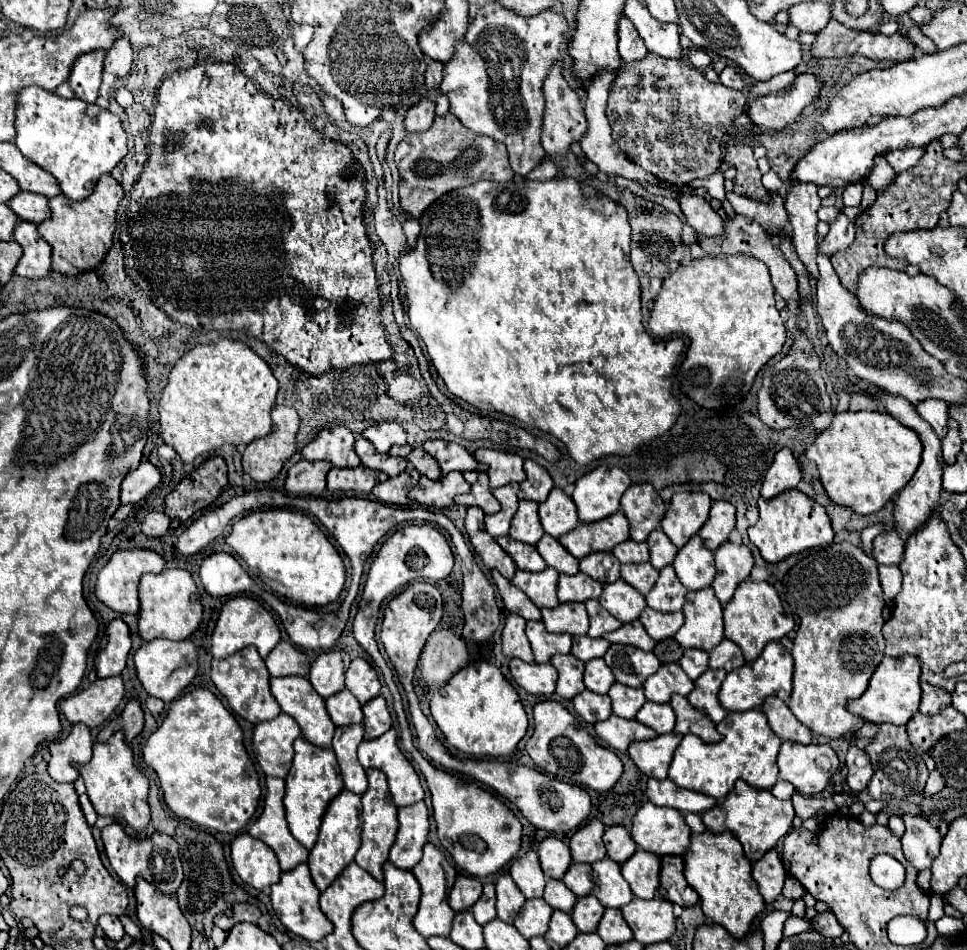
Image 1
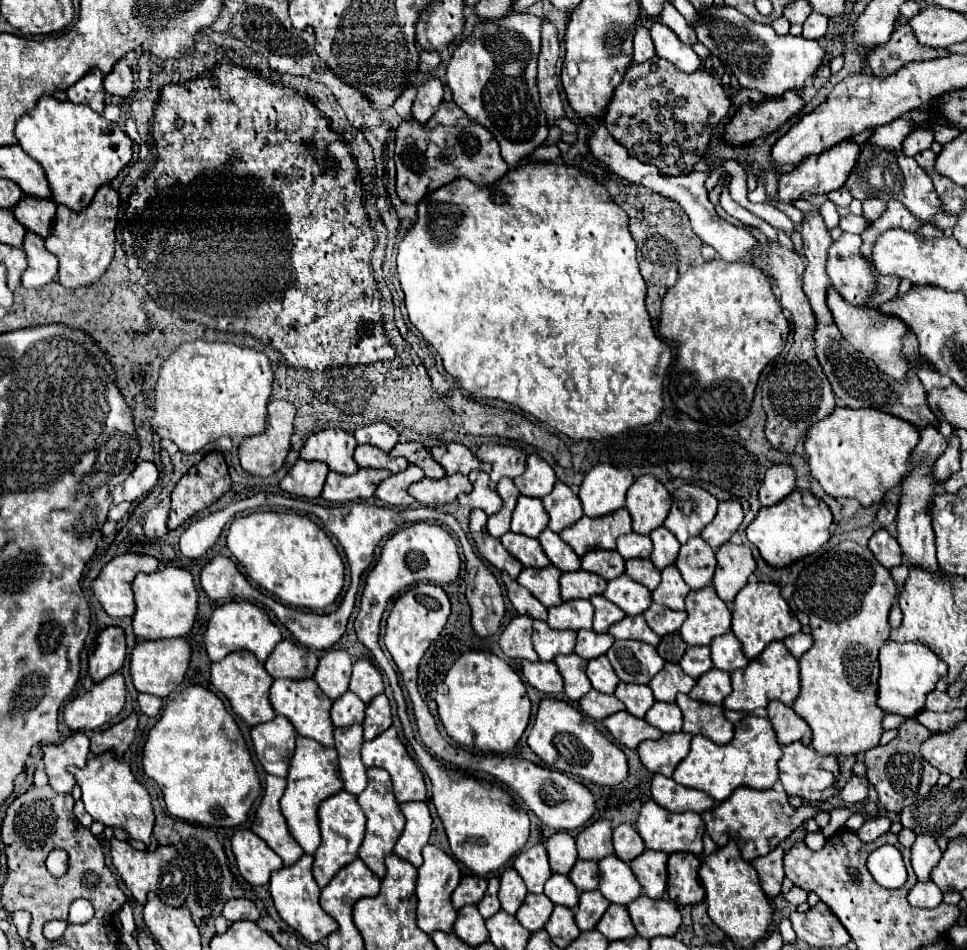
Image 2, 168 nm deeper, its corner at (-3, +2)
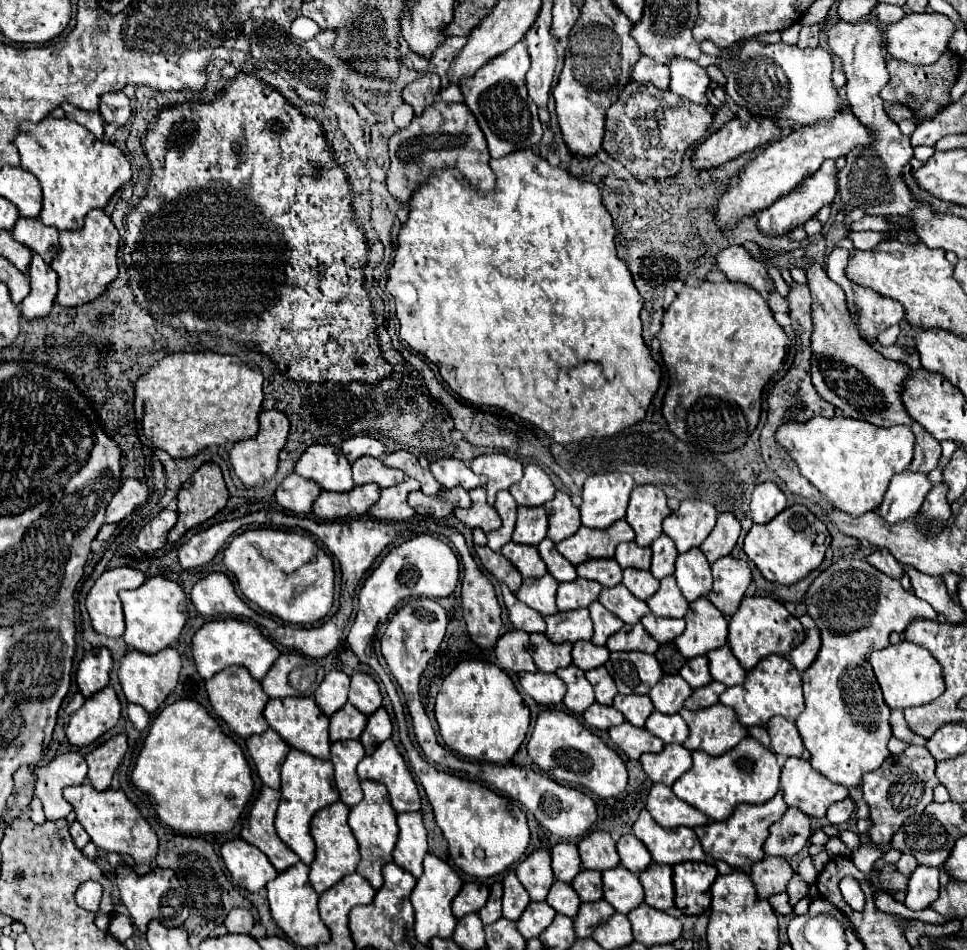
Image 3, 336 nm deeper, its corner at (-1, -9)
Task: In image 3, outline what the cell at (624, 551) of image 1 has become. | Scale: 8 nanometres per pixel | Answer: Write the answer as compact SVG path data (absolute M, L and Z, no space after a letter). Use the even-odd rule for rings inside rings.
M621 542L615 552L615 560L621 568L639 568L649 570L651 566L651 548L641 548L635 542Z

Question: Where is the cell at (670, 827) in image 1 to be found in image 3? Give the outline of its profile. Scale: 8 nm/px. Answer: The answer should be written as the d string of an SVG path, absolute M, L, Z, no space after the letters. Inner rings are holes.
M641 810L637 822L633 824L633 834L647 846L647 850L653 856L653 862L659 864L681 864L681 862L703 862L705 860L705 852L701 850L701 842L697 842L697 836L691 828L661 828L647 810Z

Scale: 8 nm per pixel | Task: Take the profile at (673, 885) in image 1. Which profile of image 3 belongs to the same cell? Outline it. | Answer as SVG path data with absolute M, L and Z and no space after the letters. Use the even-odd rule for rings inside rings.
M683 862L681 866L673 866L677 908L689 916L707 912L711 906L711 884L717 874L717 868L709 862Z

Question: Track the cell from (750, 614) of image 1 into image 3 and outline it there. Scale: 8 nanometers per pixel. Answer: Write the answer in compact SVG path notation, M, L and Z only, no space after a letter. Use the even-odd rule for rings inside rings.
M753 596L753 598L743 598L739 610L731 616L729 622L729 648L741 662L745 670L751 670L761 658L769 654L789 654L797 644L801 644L805 638L801 622L787 612L787 608L773 600L773 598L763 598L763 596Z

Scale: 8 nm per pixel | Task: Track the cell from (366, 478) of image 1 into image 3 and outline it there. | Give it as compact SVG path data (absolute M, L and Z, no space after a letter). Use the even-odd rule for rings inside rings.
M377 484L355 486L351 492L321 492L313 504L313 514L323 520L357 518L365 516L369 508L379 500L381 488Z

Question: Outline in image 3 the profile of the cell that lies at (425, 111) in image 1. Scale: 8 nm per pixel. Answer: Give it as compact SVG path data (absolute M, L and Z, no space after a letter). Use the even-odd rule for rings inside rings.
M423 74L415 82L407 84L401 94L403 94L403 100L413 106L415 114L423 114L423 110L435 102L435 96L439 94L439 90L441 90L439 76Z

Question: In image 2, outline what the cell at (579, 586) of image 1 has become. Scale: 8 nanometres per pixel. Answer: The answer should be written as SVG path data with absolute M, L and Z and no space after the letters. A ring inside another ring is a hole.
M583 569L575 573L561 575L561 599L589 599L591 595L601 595L607 587L607 581L595 573L587 573Z

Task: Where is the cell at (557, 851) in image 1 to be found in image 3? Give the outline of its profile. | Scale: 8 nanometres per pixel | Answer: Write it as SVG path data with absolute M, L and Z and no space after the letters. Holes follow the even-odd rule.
M561 842L551 848L551 858L553 858L553 872L555 878L561 882L573 882L573 878L581 870L581 858L579 850L575 844Z

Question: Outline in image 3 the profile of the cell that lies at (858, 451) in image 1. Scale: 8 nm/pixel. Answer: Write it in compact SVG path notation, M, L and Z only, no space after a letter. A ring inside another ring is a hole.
M815 416L807 422L785 422L777 430L777 442L789 452L801 476L805 476L837 510L857 518L875 510L895 474L907 470L913 460L915 436L909 426L877 428L855 418Z

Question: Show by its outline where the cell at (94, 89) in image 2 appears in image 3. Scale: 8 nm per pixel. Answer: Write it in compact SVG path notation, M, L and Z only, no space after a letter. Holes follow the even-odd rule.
M61 104L61 108L65 110L65 118L69 120L75 120L77 124L85 126L97 140L103 140L103 122L101 122L101 116L99 112L87 112L87 110L81 110L81 108L75 108L71 104Z

